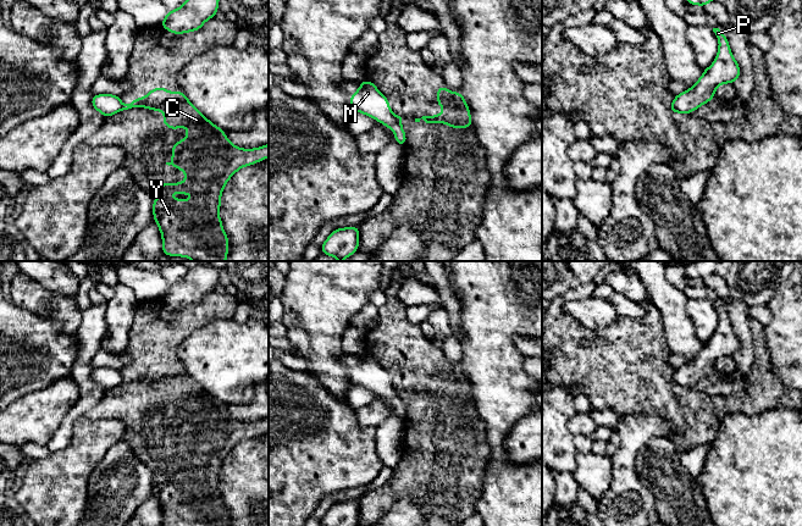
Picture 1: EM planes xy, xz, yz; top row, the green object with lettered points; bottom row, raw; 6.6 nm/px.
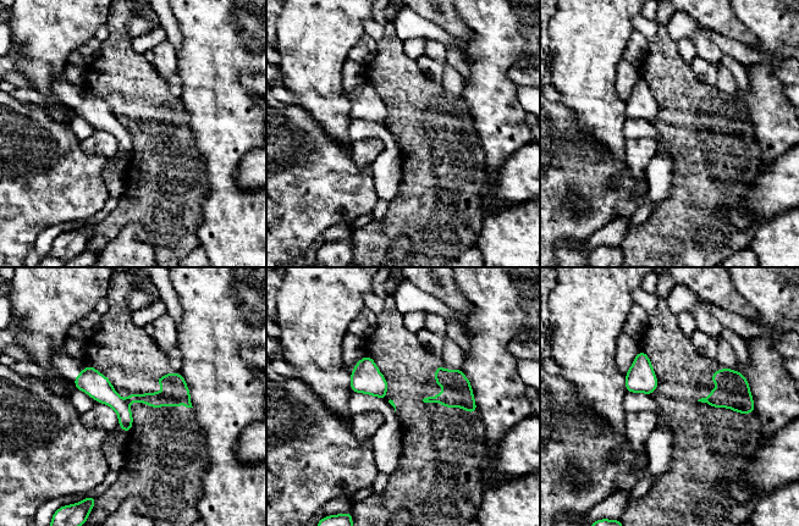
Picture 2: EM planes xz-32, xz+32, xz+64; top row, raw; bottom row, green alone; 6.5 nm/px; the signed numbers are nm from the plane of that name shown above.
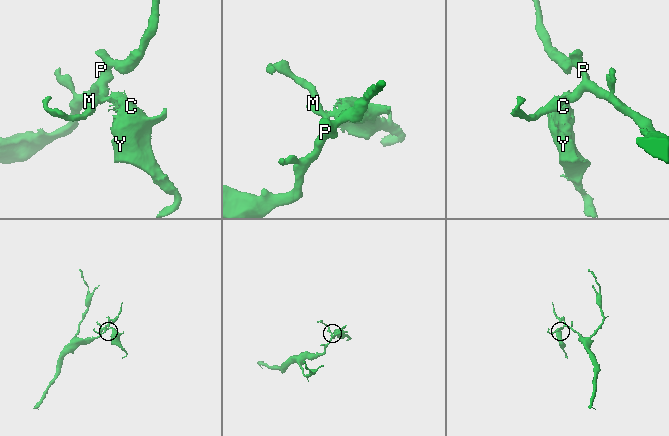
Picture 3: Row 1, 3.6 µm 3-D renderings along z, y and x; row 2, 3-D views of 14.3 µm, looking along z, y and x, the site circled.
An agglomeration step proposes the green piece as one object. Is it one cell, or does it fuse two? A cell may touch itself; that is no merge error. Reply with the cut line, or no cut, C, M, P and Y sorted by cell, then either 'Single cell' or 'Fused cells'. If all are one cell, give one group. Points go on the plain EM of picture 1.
Split along xy (123, 378), (121, 382). Groups: C Y / M P. Fused cells

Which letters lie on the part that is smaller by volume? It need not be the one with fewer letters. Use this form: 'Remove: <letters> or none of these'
Remove: C, Y

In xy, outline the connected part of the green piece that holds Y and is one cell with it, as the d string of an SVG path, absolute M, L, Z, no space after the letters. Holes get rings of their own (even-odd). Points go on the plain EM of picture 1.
M159 360L145 371L135 371L131 377L123 378L126 386L133 381L148 381L162 384L162 398L170 403L186 400L188 409L182 415L175 415L172 433L166 438L186 445L186 454L179 456L160 456L159 471L153 474L154 493L161 505L162 526L228 526L228 510L219 488L221 466L228 453L242 441L260 436L269 431L269 417L255 422L234 420L226 406L210 395L184 369L179 365L170 366ZM171 466L194 467L193 474L171 472Z

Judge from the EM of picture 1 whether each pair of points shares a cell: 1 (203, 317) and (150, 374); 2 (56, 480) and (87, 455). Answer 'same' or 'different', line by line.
1: same
2: same

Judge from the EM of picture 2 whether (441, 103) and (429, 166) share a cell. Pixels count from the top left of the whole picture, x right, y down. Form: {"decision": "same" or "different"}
{"decision": "same"}

